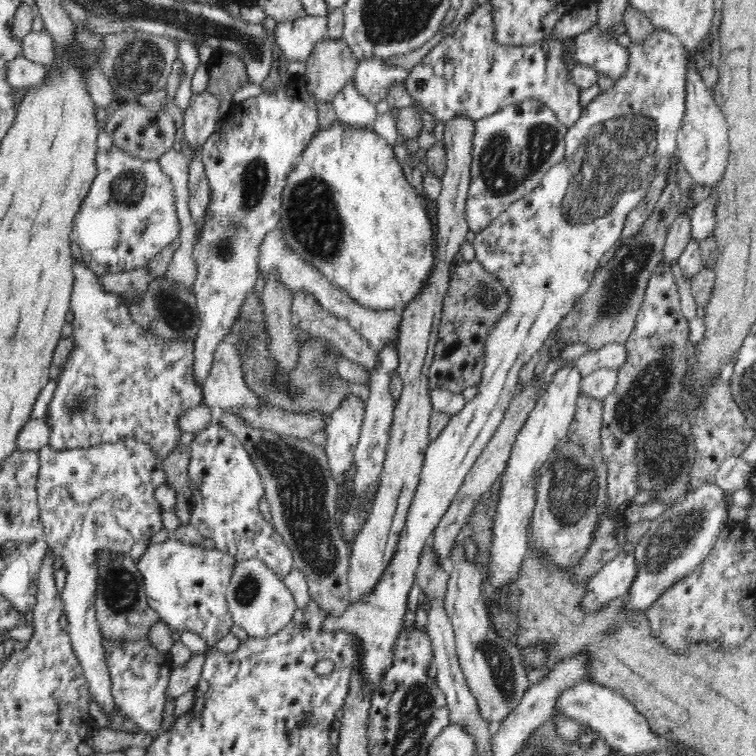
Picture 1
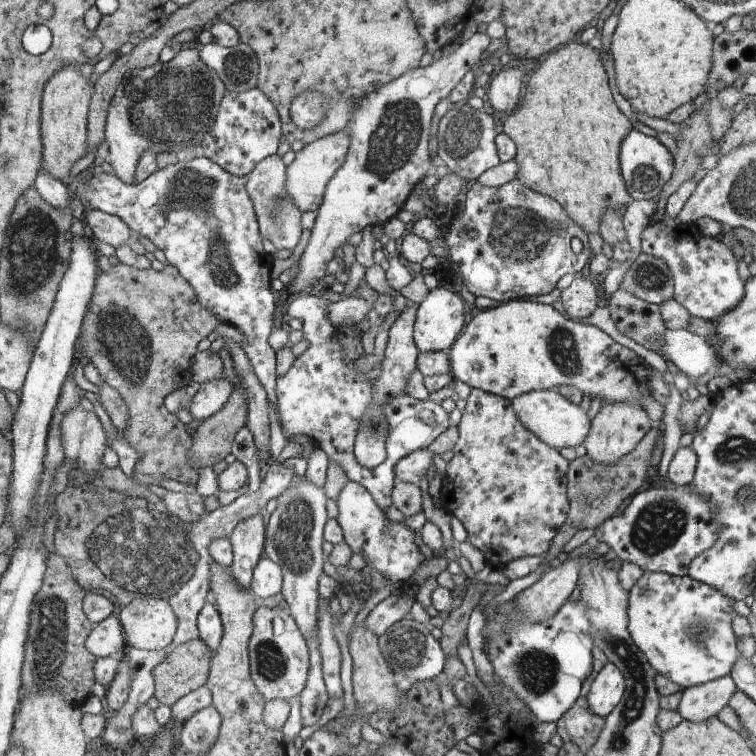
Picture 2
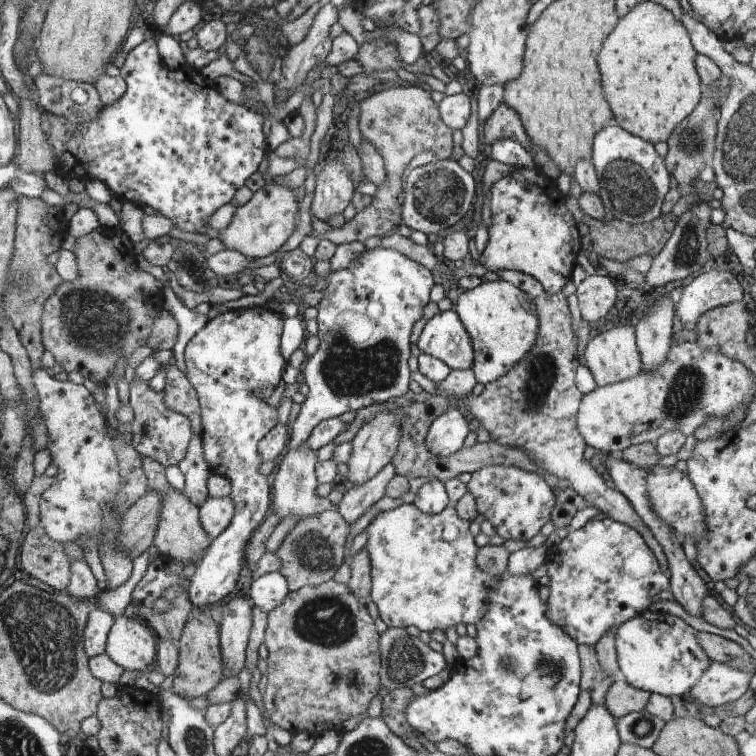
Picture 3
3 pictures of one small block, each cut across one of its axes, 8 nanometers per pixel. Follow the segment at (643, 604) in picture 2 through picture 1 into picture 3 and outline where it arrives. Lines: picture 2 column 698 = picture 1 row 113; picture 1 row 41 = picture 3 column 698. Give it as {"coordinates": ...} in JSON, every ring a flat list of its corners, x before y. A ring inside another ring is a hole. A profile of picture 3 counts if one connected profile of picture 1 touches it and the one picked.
{"coordinates":[[640,614,616,631,616,652,621,678,630,686,667,697,683,695,700,680,710,658,696,638,698,631,673,614]]}

